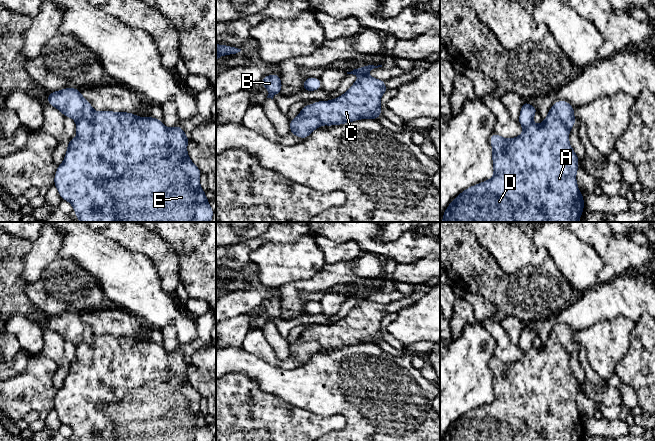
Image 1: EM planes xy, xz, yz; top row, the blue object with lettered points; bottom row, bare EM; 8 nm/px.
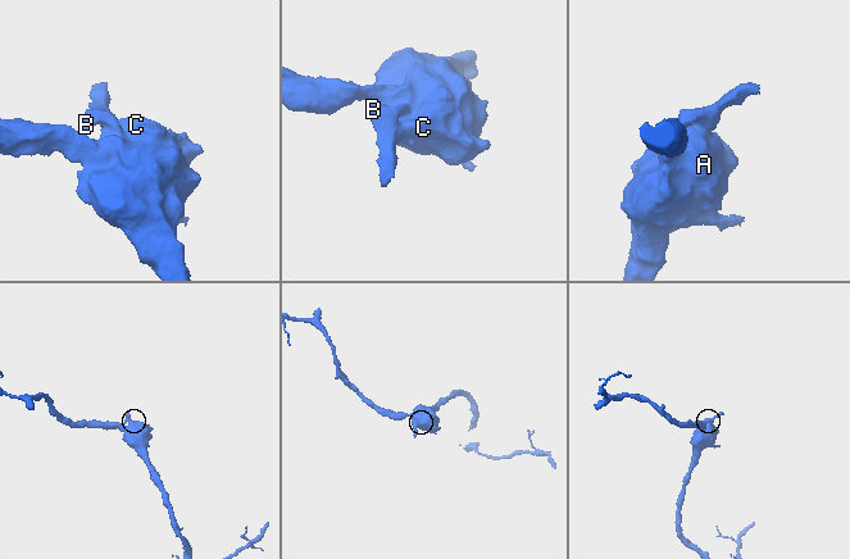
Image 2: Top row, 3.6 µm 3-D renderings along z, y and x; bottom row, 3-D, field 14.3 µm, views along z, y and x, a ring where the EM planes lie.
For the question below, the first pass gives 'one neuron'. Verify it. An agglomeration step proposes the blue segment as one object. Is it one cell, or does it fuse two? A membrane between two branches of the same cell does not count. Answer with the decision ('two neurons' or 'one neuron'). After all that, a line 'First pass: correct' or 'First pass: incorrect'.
two neurons
First pass: incorrect

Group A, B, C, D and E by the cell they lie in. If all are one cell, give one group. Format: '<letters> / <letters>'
A C D E / B

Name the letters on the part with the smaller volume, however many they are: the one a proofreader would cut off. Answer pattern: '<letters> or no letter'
B

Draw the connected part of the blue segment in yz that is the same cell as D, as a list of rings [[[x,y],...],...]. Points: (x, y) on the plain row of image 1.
[[[554,331],[540,349],[532,347],[515,362],[506,363],[494,356],[489,363],[493,374],[493,401],[462,415],[442,441],[581,441],[584,421],[576,405],[579,382],[569,367],[569,357],[570,353],[564,350]]]

